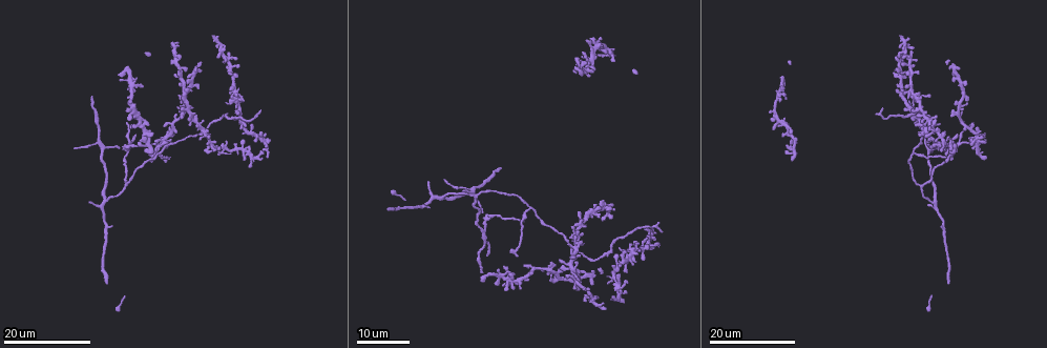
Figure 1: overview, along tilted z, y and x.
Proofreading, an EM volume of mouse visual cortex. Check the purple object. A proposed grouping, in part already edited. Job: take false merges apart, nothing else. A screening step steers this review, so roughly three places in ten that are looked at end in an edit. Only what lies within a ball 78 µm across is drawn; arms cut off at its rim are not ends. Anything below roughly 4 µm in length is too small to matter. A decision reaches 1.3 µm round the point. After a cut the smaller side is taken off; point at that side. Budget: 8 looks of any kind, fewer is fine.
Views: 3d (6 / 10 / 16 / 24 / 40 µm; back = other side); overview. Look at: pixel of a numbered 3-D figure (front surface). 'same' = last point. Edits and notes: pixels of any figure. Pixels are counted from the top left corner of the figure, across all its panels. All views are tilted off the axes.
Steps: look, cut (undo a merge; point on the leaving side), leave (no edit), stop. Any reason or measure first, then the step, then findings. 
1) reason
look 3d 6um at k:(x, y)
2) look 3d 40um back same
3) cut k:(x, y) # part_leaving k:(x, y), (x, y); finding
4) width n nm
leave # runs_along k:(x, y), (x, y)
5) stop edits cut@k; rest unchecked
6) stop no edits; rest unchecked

look 3d 24um at 1:(483, 233)

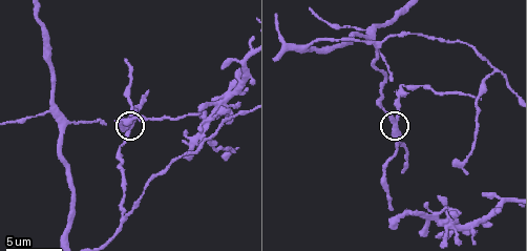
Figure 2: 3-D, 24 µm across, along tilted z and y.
closer look
look 3d 10um same

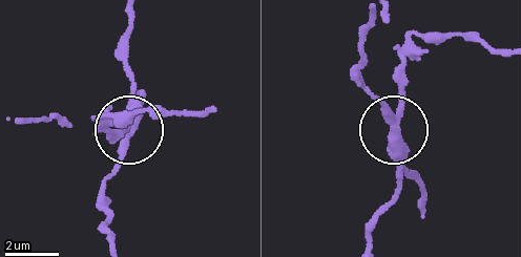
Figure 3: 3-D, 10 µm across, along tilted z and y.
arms 3
leave # runs_along 3:(370, 17), (359, 67), (392, 126), (401, 59); all the same cell

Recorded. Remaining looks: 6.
side arm on a straight run
look 3d 6um at 2:(499, 71)

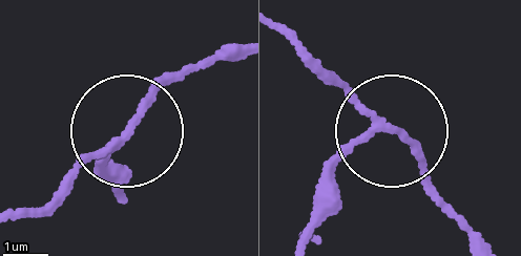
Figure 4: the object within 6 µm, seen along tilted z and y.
look 3d 6um back at 4:(385, 128)

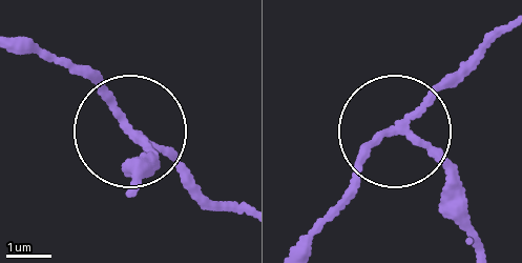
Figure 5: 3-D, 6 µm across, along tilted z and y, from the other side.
side_arm 11 um
cut 5:(452, 165) # part_leaving 5:(402, 127), (450, 168), (465, 236); two cells meet here

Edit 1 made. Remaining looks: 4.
see it whole again
look overview

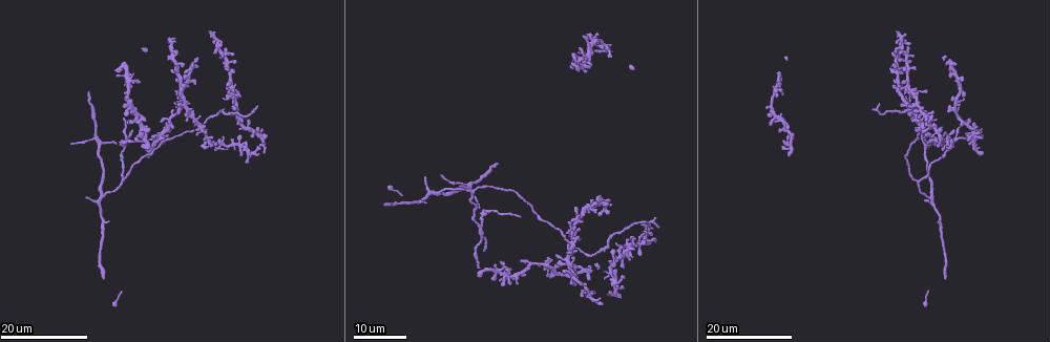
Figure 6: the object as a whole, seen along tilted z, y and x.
looks like a crossing
look 3d 24um at 6:(607, 247)

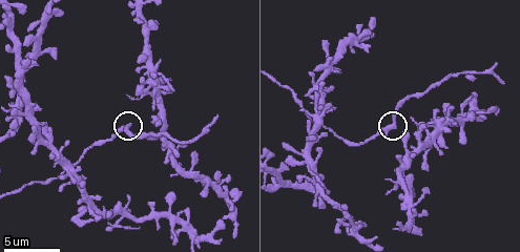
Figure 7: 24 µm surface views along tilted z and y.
look 3d 10um at 7:(392, 126)

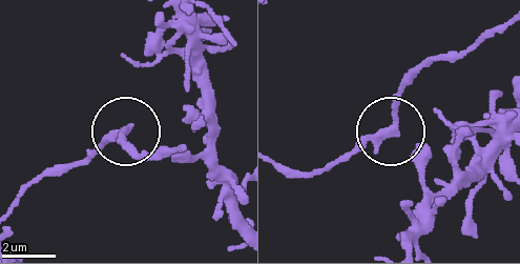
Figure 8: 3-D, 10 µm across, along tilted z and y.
arms 4
leave # runs_along 8:(282, 164), (317, 175), (381, 139), (414, 66); one cell here

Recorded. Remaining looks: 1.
three arms meet
look 3d 16um at 2:(365, 27)

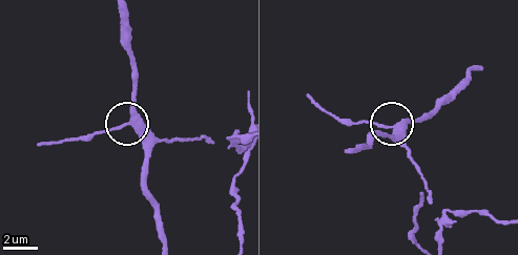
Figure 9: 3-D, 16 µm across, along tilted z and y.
width 290 nm
leave # all the same cell

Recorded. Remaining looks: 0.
stop edits cut@5; rest unchecked

